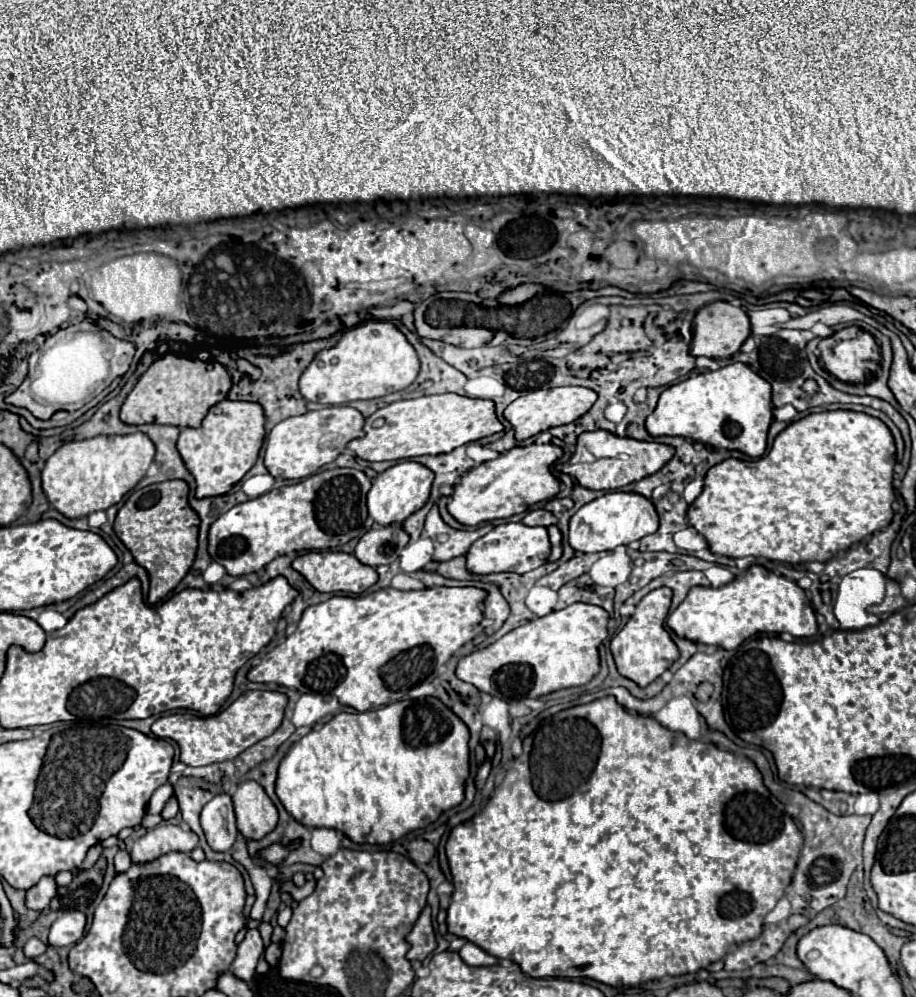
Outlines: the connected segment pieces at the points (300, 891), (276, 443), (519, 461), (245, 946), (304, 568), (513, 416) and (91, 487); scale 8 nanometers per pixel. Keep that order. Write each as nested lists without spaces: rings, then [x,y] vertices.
[[[285,881],[281,885],[281,891],[289,891],[295,901],[301,901],[301,899],[309,897],[313,893],[313,889],[315,889],[315,881],[307,881],[303,887],[295,887],[291,881]]]
[[[333,405],[319,411],[307,411],[299,417],[289,417],[273,427],[267,437],[265,467],[273,477],[305,479],[317,473],[323,465],[335,461],[351,439],[363,437],[363,415],[349,405]]]
[[[525,445],[513,447],[501,453],[493,461],[485,461],[471,471],[467,471],[457,485],[453,485],[453,495],[447,511],[467,527],[475,527],[483,521],[507,519],[515,513],[525,513],[531,505],[539,501],[553,499],[559,493],[559,481],[551,473],[551,465],[563,455],[563,451],[553,445]]]
[[[247,929],[245,939],[237,945],[237,957],[233,959],[231,973],[243,981],[251,981],[261,953],[263,953],[263,941],[259,929]]]
[[[309,551],[293,561],[293,569],[297,569],[321,593],[343,591],[361,595],[363,591],[367,591],[371,585],[377,583],[377,571],[373,567],[363,565],[361,561],[357,561],[355,555],[343,551]]]
[[[553,387],[553,389],[537,389],[527,393],[525,397],[515,399],[507,409],[505,409],[505,419],[513,425],[515,439],[523,441],[527,437],[533,437],[541,431],[547,431],[557,425],[567,425],[585,415],[591,405],[595,403],[597,393],[587,387]]]
[[[145,433],[97,435],[83,441],[69,441],[45,461],[41,471],[43,491],[49,503],[65,517],[87,517],[93,511],[105,511],[119,503],[145,477],[153,459],[153,441],[149,441]]]

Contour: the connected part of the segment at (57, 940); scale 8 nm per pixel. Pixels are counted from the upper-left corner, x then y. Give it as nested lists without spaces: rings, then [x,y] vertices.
[[[64,909],[59,917],[53,921],[49,931],[51,945],[73,945],[83,937],[87,918],[85,914],[76,909]]]

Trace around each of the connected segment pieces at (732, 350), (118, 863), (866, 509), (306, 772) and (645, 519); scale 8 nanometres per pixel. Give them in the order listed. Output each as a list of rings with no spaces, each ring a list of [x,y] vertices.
[[[713,301],[709,305],[703,305],[693,319],[693,343],[691,343],[691,355],[705,355],[711,359],[719,357],[733,357],[743,341],[751,335],[751,323],[747,313],[741,307],[733,307],[727,301]]]
[[[119,849],[117,855],[115,855],[115,869],[117,869],[117,873],[127,871],[129,865],[131,865],[131,857],[129,857],[129,853],[127,853],[125,849]]]
[[[837,409],[837,411],[821,411],[821,413],[809,413],[793,423],[789,423],[777,437],[775,443],[771,447],[771,451],[759,459],[725,459],[717,465],[713,465],[707,475],[705,475],[705,485],[701,495],[689,505],[687,509],[687,521],[691,527],[695,527],[695,531],[699,535],[705,537],[705,541],[709,543],[711,553],[717,555],[725,555],[725,557],[763,557],[763,559],[771,559],[771,561],[785,561],[791,565],[799,565],[799,563],[811,563],[811,561],[829,561],[835,555],[839,555],[841,551],[847,551],[853,543],[859,543],[861,539],[865,539],[867,535],[871,535],[873,531],[879,531],[883,527],[887,527],[893,519],[893,499],[895,499],[895,491],[893,491],[893,467],[895,467],[895,441],[893,435],[889,431],[889,427],[871,415],[865,413],[857,413],[857,411],[847,411],[847,409]]]
[[[435,697],[395,701],[365,713],[337,713],[329,723],[313,729],[289,749],[279,765],[275,791],[287,813],[309,829],[329,827],[345,833],[355,843],[385,845],[409,831],[427,827],[443,811],[463,801],[463,789],[469,777],[469,749],[465,769],[467,741],[467,725]]]
[[[611,491],[605,493],[591,503],[583,505],[569,521],[569,545],[577,553],[599,553],[599,551],[613,551],[619,545],[629,545],[645,535],[655,533],[659,527],[659,517],[655,505],[639,495],[639,493],[625,493],[625,491]]]

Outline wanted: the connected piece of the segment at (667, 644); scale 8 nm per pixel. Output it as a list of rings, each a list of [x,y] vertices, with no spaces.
[[[659,587],[647,593],[639,603],[627,625],[611,639],[611,653],[617,665],[617,671],[623,677],[633,679],[639,687],[655,681],[665,669],[669,669],[679,659],[679,649],[673,643],[671,635],[665,631],[665,617],[671,605],[671,589]]]

